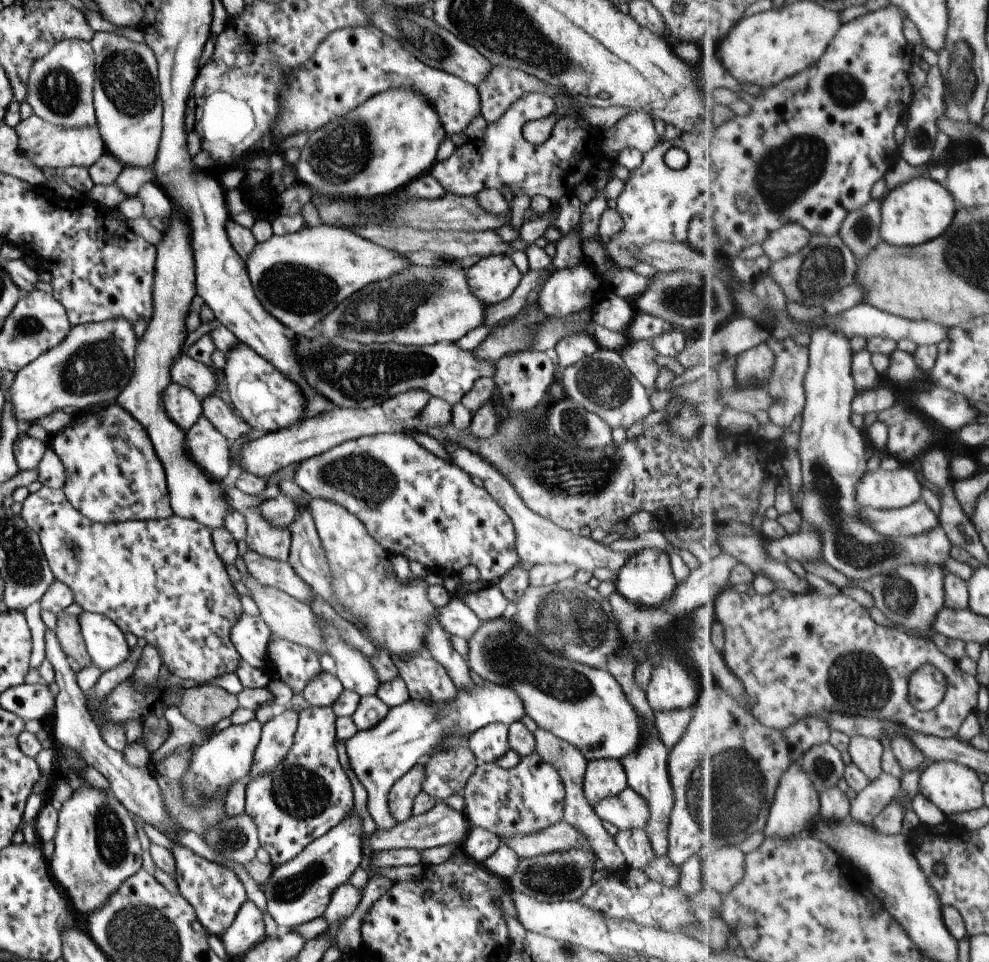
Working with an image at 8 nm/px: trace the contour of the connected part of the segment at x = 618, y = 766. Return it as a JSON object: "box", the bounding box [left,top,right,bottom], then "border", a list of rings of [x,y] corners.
{"box":[583,759,629,808],"border":[[[616,759],[589,761],[583,780],[584,796],[592,808],[595,802],[620,794],[629,784],[623,764]]]}

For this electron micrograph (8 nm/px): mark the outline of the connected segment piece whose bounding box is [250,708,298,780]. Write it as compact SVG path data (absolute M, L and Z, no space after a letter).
M287 709L263 724L261 739L252 758L250 780L260 774L272 772L294 746L298 726L298 712Z

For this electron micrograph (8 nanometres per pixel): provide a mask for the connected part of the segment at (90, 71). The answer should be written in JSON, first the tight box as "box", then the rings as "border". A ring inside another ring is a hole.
{"box":[26,40,97,128],"border":[[[62,40],[52,47],[52,50],[44,56],[44,58],[38,58],[32,68],[30,68],[30,76],[28,76],[28,96],[26,96],[26,101],[32,106],[34,115],[39,116],[42,120],[53,124],[54,126],[61,126],[62,128],[84,128],[84,126],[97,126],[95,108],[93,105],[93,88],[96,78],[96,60],[94,49],[91,46],[91,43],[86,42],[85,40]]]}

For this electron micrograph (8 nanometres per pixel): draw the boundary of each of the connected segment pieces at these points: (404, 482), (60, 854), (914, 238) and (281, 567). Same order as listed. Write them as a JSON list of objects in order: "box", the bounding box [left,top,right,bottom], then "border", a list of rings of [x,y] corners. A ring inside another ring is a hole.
[{"box":[293,433,520,584],"border":[[[380,433],[343,442],[327,450],[325,453],[303,460],[300,466],[296,468],[296,472],[294,472],[293,482],[298,484],[304,492],[308,492],[313,499],[321,498],[335,502],[336,504],[340,504],[342,508],[346,508],[346,510],[354,514],[354,516],[357,516],[358,520],[364,523],[370,536],[372,536],[390,556],[402,555],[409,561],[416,560],[416,562],[420,562],[428,572],[439,574],[442,577],[455,576],[464,566],[472,564],[479,570],[479,580],[494,584],[499,581],[508,570],[514,568],[514,566],[518,565],[520,562],[516,550],[516,534],[513,522],[510,516],[504,512],[500,504],[490,496],[490,493],[484,486],[478,487],[476,484],[472,484],[472,477],[468,472],[462,470],[452,461],[446,462],[446,460],[442,460],[442,458],[436,456],[433,452],[422,448],[409,433]]]},{"box":[48,785,142,916],"border":[[[89,785],[80,786],[62,804],[56,834],[53,838],[54,853],[48,861],[48,868],[56,884],[69,898],[75,912],[90,916],[102,908],[108,898],[122,886],[124,880],[142,869],[142,846],[136,833],[136,826],[130,820],[130,811],[110,792],[102,792]]]},{"box":[882,176,958,247],"border":[[[929,176],[912,179],[895,188],[884,197],[882,236],[887,243],[900,247],[913,247],[936,240],[954,225],[958,209],[947,186]]]},{"box":[243,549,314,605],"border":[[[248,549],[243,556],[247,572],[262,586],[271,586],[283,590],[286,594],[296,597],[302,604],[310,605],[314,600],[314,592],[310,586],[292,570],[286,560],[270,560]]]}]

